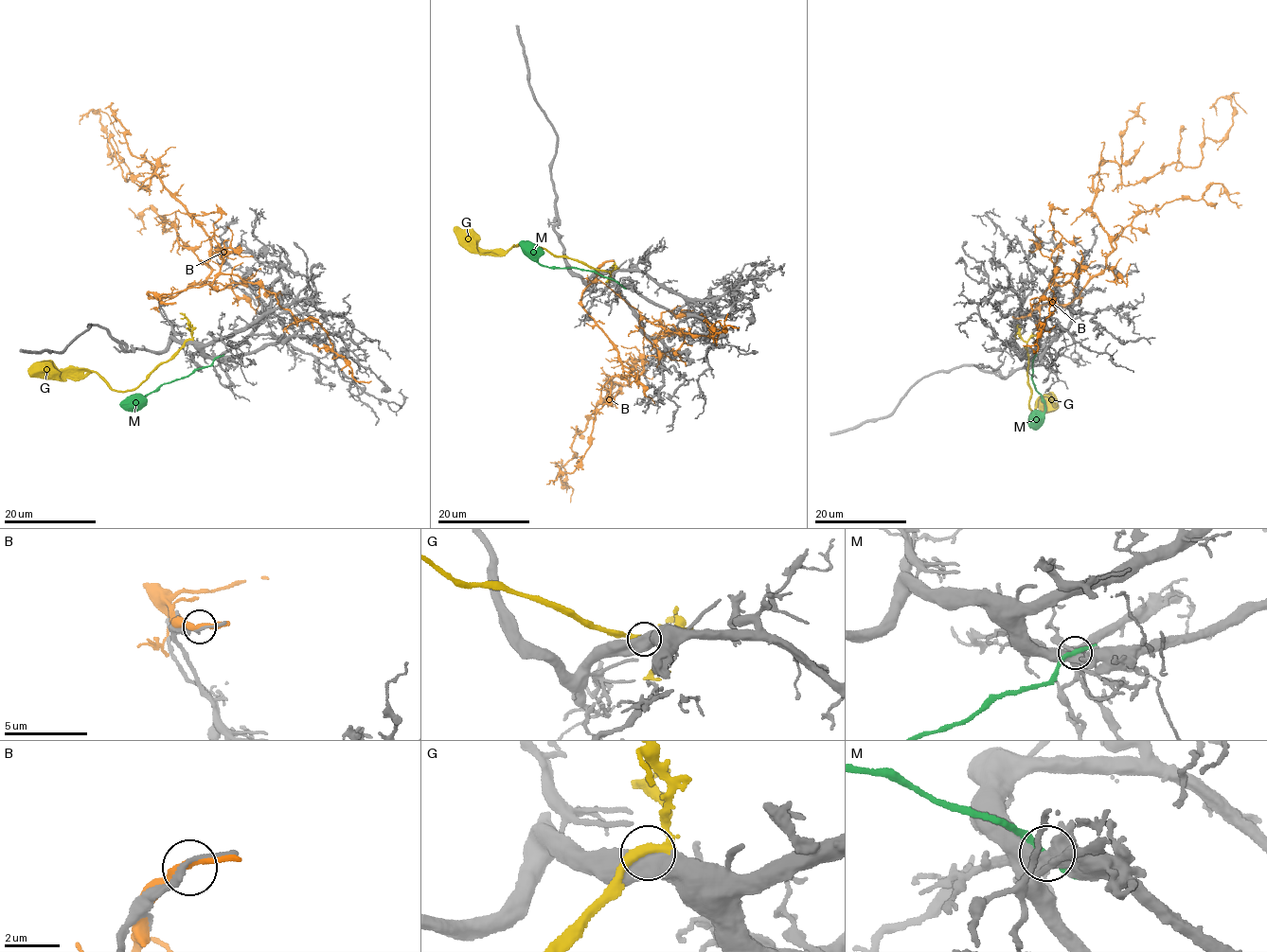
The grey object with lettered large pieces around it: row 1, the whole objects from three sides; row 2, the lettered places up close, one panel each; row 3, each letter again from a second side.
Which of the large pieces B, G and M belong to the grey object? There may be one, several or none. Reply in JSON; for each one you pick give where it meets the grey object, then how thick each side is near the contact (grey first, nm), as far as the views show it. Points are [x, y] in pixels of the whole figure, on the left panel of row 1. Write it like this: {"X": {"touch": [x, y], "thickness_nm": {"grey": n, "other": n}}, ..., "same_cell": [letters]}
{"G": {"touch": [188, 340], "thickness_nm": {"grey": 600, "other": 320}}, "same_cell": ["G"]}

